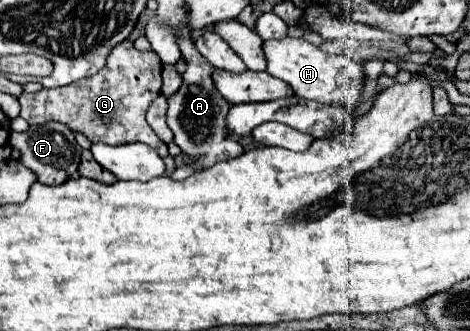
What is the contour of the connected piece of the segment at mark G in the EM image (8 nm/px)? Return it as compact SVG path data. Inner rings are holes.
M130 40L120 42L110 52L106 66L86 78L78 80L68 86L60 88L44 88L36 94L22 94L20 106L22 106L22 118L28 124L44 124L44 122L62 122L74 132L82 132L92 144L130 144L130 142L142 142L152 146L162 158L168 158L168 146L154 134L150 124L146 122L146 112L150 104L160 96L160 72L162 62L158 60L158 54L154 50L140 52L134 48Z

